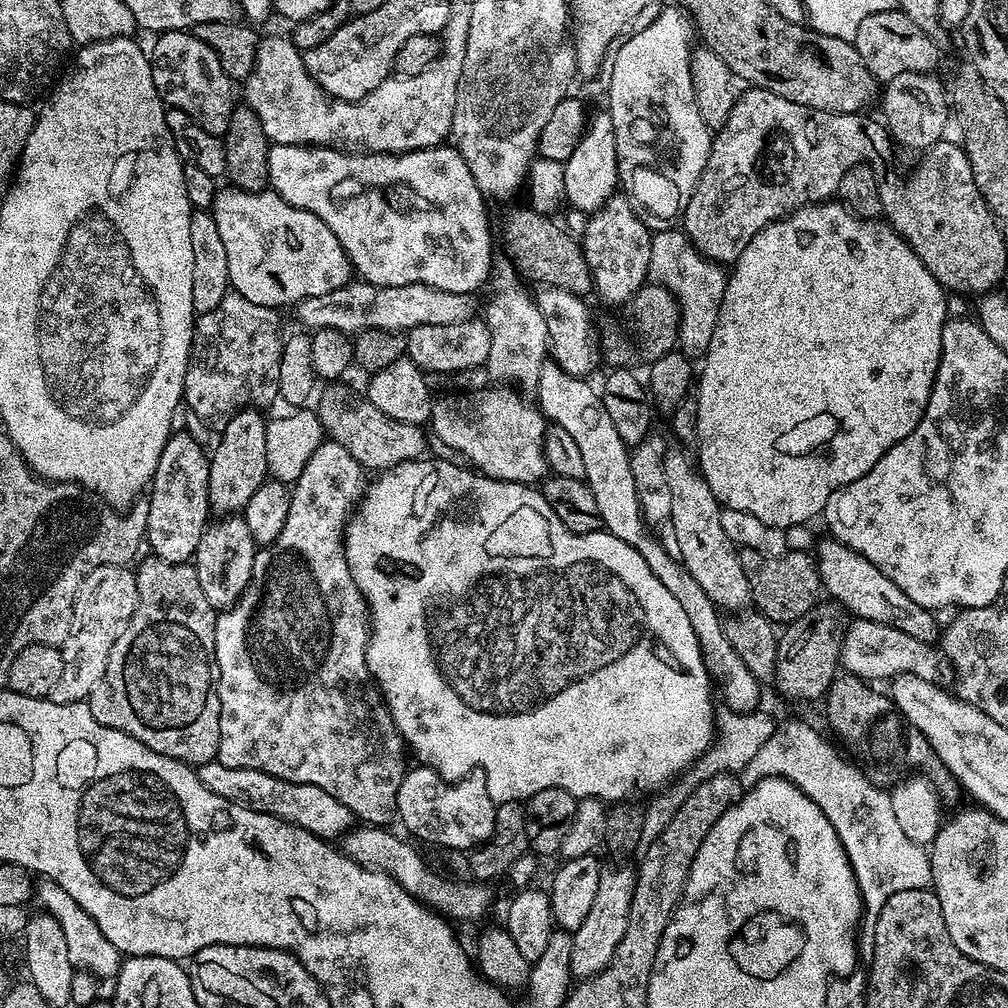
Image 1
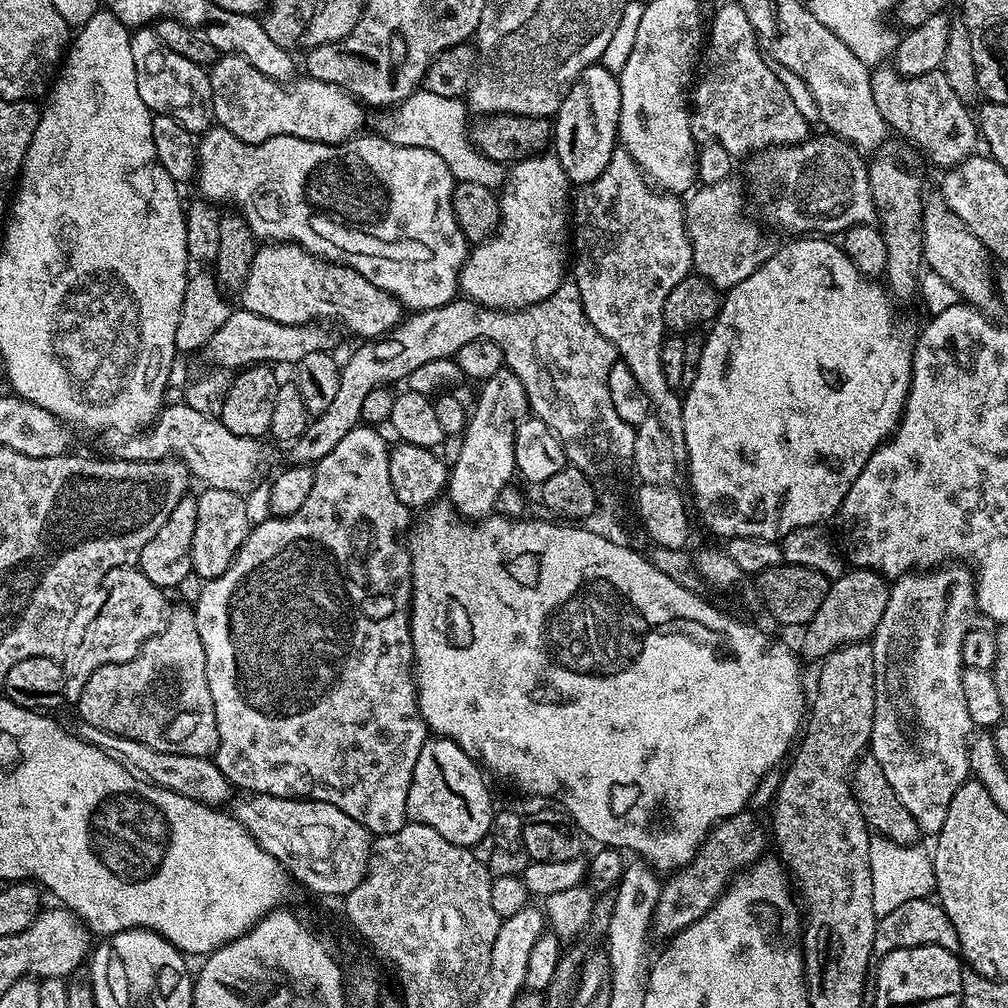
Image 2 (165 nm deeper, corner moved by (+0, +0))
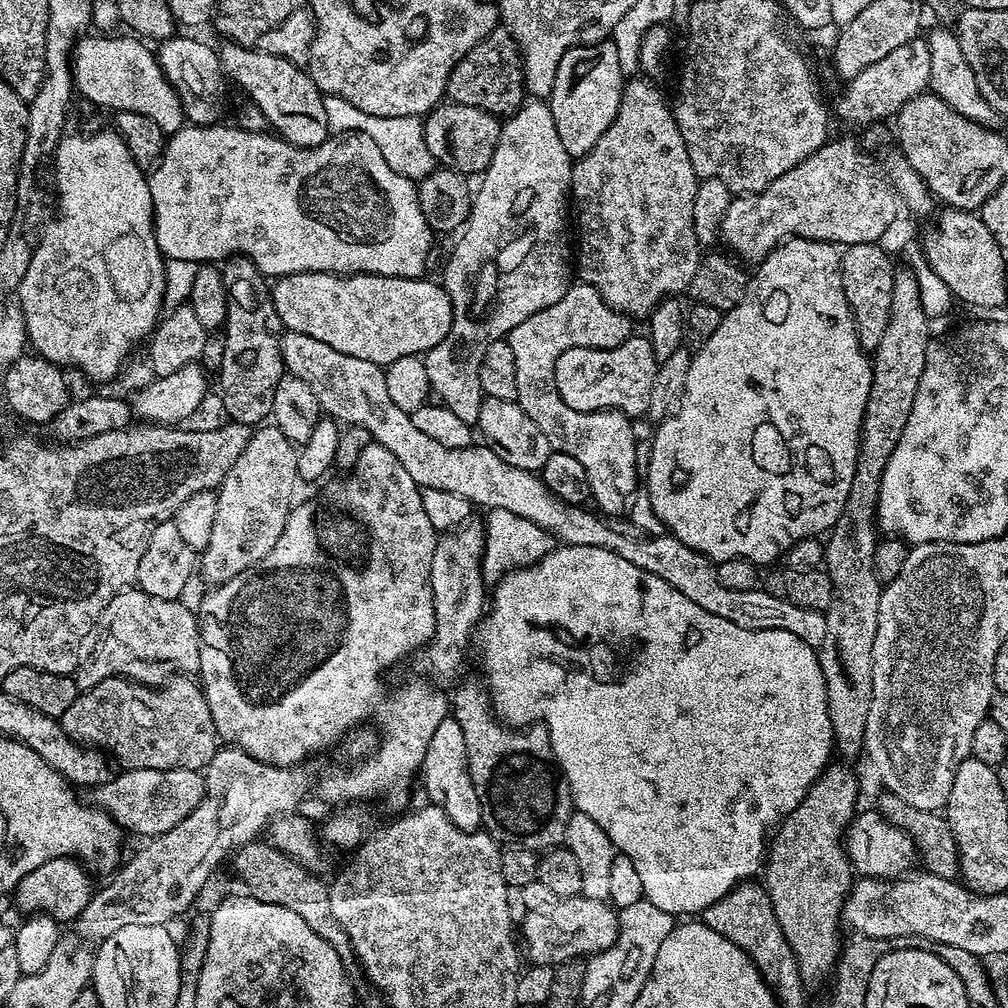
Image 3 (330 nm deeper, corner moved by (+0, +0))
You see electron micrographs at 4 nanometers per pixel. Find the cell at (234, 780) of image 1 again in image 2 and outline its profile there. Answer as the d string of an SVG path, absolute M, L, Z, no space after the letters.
M83 722L77 725L77 728L74 728L75 735L98 746L103 752L115 756L125 768L131 768L133 772L143 776L151 784L157 784L166 790L174 790L186 798L196 800L199 804L224 806L224 803L227 805L233 799L234 785L224 777L222 770L218 770L215 759L190 754L170 754L166 750L154 750L154 746L146 746L137 740L115 736L106 730Z

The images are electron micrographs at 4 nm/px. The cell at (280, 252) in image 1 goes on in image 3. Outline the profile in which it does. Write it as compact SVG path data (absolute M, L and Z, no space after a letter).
M295 272L281 276L271 285L274 310L278 310L281 325L287 331L306 334L334 346L350 358L362 358L381 366L392 364L398 358L420 356L450 334L452 303L443 283L429 278L402 278L401 276L366 276L363 274L333 274L330 272Z

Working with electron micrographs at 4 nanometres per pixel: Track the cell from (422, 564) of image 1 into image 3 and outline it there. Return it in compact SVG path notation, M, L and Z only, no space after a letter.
M566 544L553 547L539 560L539 563L514 568L511 572L505 573L499 583L495 585L494 591L496 593L493 596L491 593L490 596L490 607L474 632L474 648L480 651L480 668L484 671L485 678L488 679L486 691L490 697L492 711L503 723L514 728L521 729L527 725L542 722L548 729L552 749L556 755L556 766L560 770L562 779L567 782L568 789L572 792L575 811L594 818L594 822L598 822L598 826L602 826L602 830L606 830L606 835L610 837L610 842L616 848L617 853L630 858L630 862L634 862L642 881L644 899L649 900L654 906L658 906L658 910L666 910L673 918L692 918L695 917L692 916L695 912L696 915L704 913L714 902L718 902L745 882L759 877L766 864L766 845L770 840L770 830L775 829L785 816L790 815L808 797L810 786L824 773L834 756L834 737L828 713L826 678L822 674L817 649L806 646L806 642L802 642L802 638L797 638L795 634L789 634L786 631L746 630L746 626L734 626L734 622L726 622L726 618L718 618L718 614L710 614L710 610L702 610L702 606L698 606L698 602L690 602L690 598L686 598L686 594L678 594L678 590L674 590L674 586L670 586L670 582L666 582L646 570L638 570L638 566L634 566L634 562L626 562L626 558L618 558L618 554L598 546Z

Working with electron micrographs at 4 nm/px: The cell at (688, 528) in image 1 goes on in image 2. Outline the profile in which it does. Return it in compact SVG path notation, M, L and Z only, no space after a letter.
M621 146L617 147L615 154L610 158L606 170L598 178L594 178L594 182L583 185L577 192L580 193L577 196L575 193L574 203L570 208L570 220L574 225L574 260L576 256L576 265L573 268L571 265L570 272L571 275L572 272L576 275L573 276L574 283L578 286L578 294L582 298L582 306L586 310L586 318L590 318L594 330L598 330L598 334L602 334L602 338L606 338L615 346L617 357L619 357L623 364L630 366L630 372L637 379L638 386L642 386L642 390L648 395L651 415L655 416L658 422L662 422L662 426L674 446L674 454L678 458L683 457L685 455L684 427L682 426L682 410L684 409L684 405L681 393L677 389L672 388L670 382L666 382L664 363L662 362L662 342L666 335L664 326L666 298L670 298L670 290L674 290L674 286L678 286L678 282L682 282L682 278L686 278L693 271L692 243L686 234L686 222L684 221L684 200L679 195L673 194L670 191L657 190L653 187L643 169L636 164L634 158Z

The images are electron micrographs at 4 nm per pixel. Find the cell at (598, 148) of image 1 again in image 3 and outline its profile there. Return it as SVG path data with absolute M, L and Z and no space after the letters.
M611 39L601 40L595 44L581 43L571 48L562 58L562 62L558 62L558 70L554 74L554 86L546 102L554 114L554 126L558 130L558 138L562 138L562 146L566 146L566 154L579 158L594 150L598 138L606 134L610 122L614 122L618 114L625 83L624 72L618 66L618 50L612 45Z

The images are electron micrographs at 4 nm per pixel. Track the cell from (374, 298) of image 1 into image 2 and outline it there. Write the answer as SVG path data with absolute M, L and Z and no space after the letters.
M243 310L229 311L226 322L222 322L222 330L210 338L210 342L202 350L213 369L239 370L249 364L262 364L267 362L269 365L288 364L294 366L306 354L315 352L326 352L335 349L336 336L332 332L327 332L324 326L313 322L311 324L283 324L270 318L262 318L262 314L254 314Z

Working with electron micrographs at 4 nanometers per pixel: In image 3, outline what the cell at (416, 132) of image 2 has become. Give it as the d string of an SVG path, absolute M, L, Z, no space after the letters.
M325 96L326 122L329 133L351 134L361 132L370 138L374 138L378 150L382 150L382 158L386 158L386 166L406 179L419 182L426 174L430 174L437 167L435 158L430 154L424 137L424 121L418 116L399 116L398 118L386 118L385 116L371 116L358 106L350 106L346 98L337 96Z

